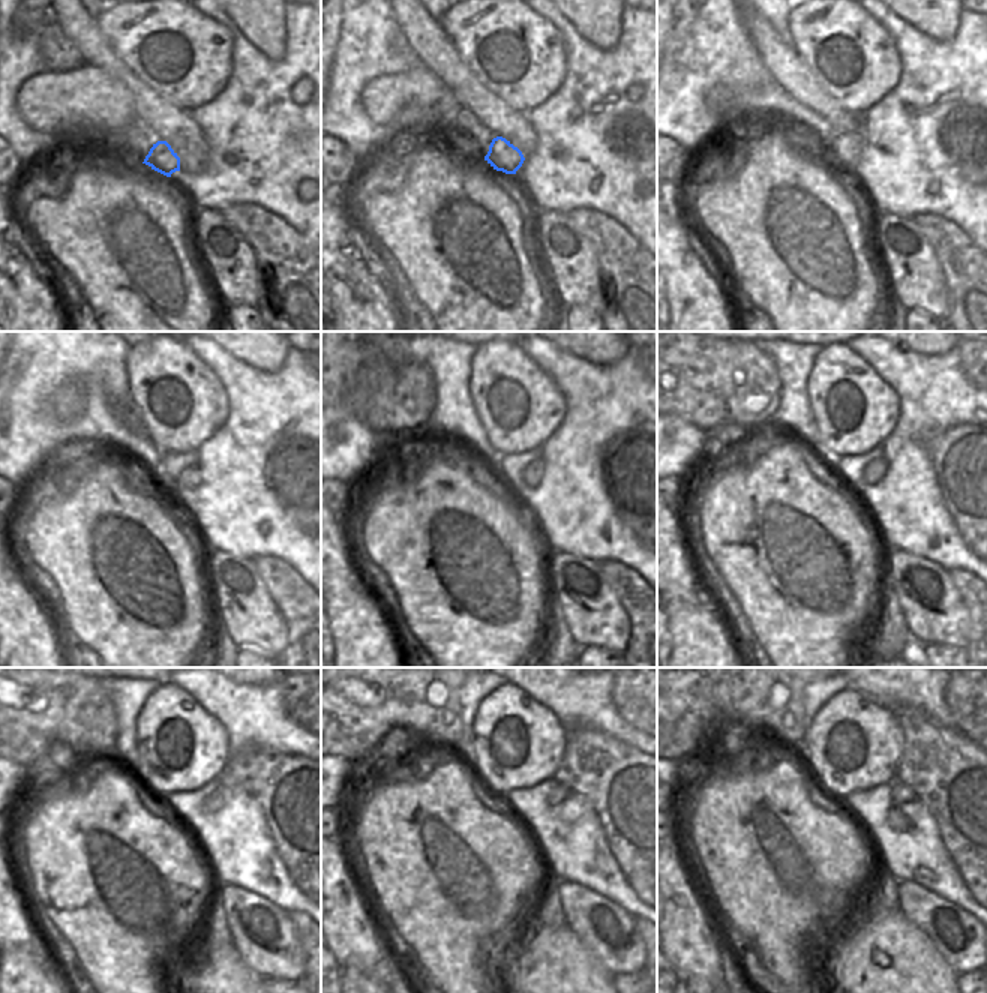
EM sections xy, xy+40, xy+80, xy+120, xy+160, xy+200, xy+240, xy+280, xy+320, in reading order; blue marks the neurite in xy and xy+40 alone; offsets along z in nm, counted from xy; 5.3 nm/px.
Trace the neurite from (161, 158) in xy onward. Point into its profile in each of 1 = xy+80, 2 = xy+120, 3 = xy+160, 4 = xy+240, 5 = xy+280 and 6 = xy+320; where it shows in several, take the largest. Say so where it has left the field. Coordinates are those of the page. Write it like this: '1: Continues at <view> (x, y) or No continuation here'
1: Continues at xy+80 (845, 149)
2: Continues at xy+120 (189, 477)
3: Continues at xy+160 (533, 473)
4: Continues at xy+240 (216, 800)
5: Continues at xy+280 (558, 792)
6: Continues at xy+320 (900, 794)

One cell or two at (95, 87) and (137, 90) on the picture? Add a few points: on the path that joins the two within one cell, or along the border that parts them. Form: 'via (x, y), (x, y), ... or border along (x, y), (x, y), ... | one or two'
border along (101, 69), (125, 86), (135, 116) | two

